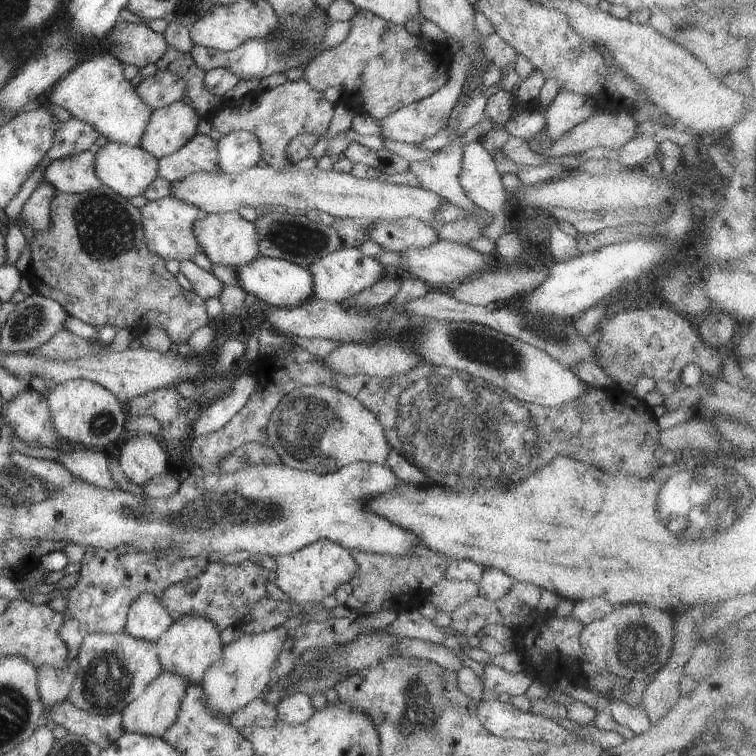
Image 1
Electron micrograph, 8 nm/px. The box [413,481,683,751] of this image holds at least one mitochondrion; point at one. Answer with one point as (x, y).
(638, 645)

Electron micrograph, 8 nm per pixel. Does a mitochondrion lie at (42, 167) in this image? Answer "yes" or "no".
no

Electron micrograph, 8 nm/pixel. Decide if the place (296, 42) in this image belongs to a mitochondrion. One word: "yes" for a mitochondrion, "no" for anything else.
yes

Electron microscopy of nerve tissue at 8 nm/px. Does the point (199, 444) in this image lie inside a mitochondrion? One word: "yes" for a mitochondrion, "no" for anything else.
no

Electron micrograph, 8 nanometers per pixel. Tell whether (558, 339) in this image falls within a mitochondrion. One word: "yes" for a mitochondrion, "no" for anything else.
yes

